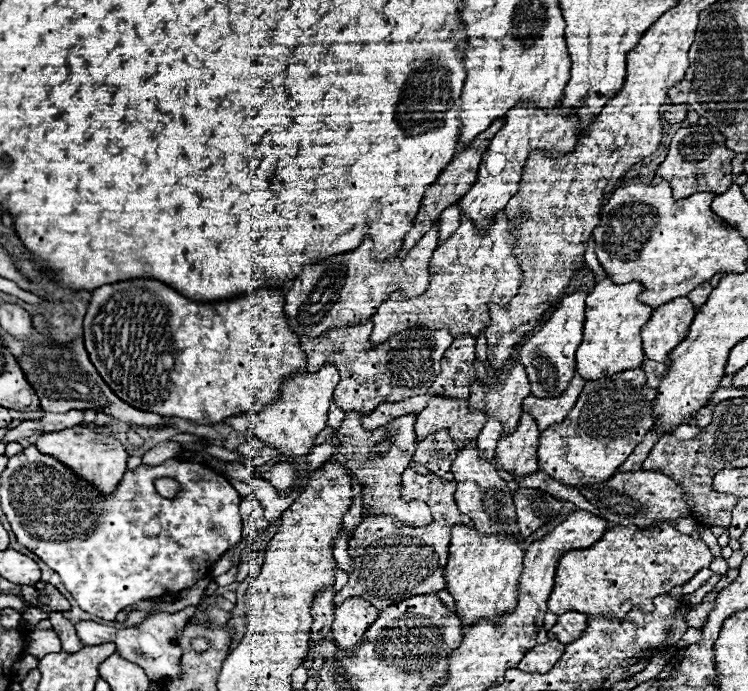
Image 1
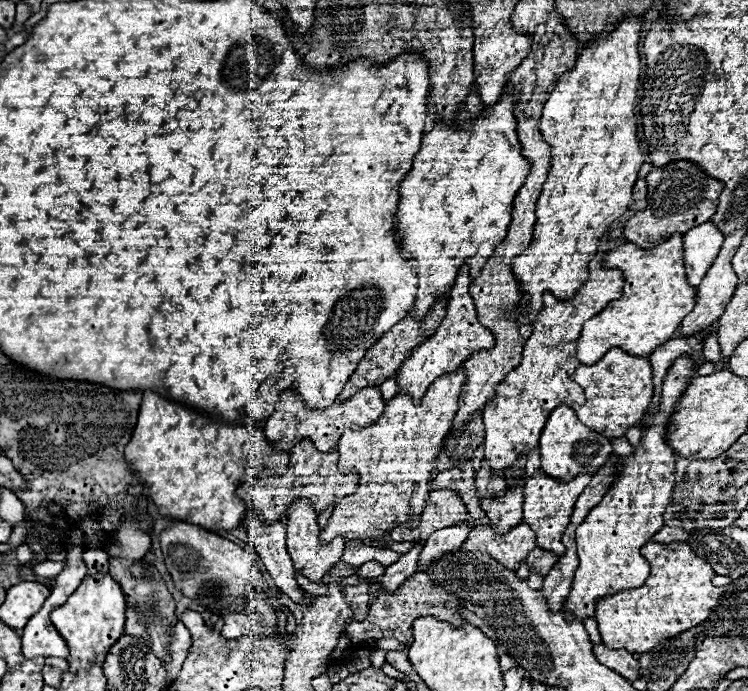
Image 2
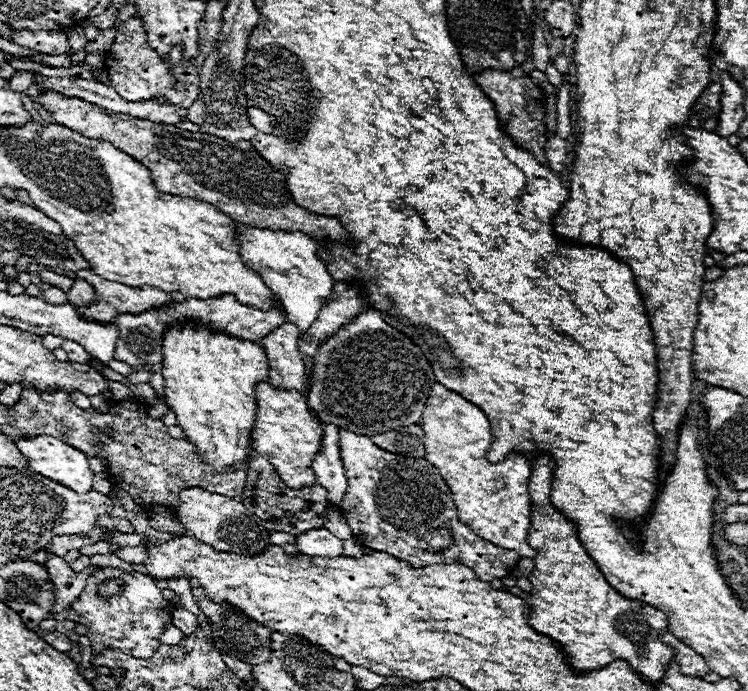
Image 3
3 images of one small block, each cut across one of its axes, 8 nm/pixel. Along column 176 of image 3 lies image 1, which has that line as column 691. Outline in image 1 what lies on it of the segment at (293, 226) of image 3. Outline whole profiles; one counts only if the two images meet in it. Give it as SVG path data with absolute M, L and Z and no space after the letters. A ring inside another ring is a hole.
M706 124L706 126L692 126L692 128L680 128L672 136L670 152L666 160L658 166L656 176L652 184L658 184L662 180L670 182L674 198L688 198L696 192L726 192L732 184L732 150L726 148L726 138L718 132L718 128Z

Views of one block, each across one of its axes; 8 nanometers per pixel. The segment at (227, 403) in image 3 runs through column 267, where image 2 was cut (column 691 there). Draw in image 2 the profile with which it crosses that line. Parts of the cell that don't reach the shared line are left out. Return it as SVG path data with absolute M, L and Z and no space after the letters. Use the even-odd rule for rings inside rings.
M688 354L672 362L662 382L660 402L650 414L650 422L642 428L640 444L632 450L632 456L618 460L612 486L602 496L602 502L596 504L588 512L586 520L576 528L580 566L574 574L570 596L564 602L572 618L594 618L596 600L600 596L640 588L648 578L650 564L640 556L640 548L652 538L652 532L656 532L656 528L662 528L662 512L670 504L674 488L674 460L678 454L666 442L666 434L674 408L694 374L696 366Z

